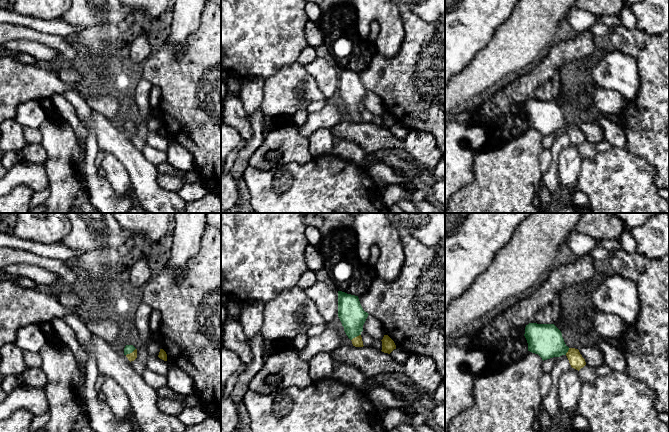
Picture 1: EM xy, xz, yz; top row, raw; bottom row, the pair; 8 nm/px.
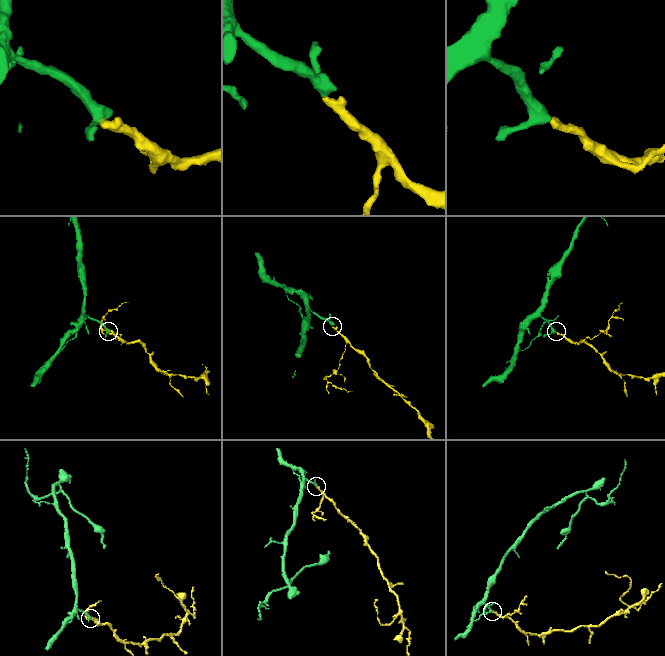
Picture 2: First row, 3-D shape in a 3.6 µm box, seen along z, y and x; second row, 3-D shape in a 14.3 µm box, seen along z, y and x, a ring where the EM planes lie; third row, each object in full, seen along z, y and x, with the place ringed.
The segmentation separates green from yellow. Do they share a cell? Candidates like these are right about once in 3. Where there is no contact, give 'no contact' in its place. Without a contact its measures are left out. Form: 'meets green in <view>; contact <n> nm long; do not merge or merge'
meets green in xy; contact 100 nm long; merge

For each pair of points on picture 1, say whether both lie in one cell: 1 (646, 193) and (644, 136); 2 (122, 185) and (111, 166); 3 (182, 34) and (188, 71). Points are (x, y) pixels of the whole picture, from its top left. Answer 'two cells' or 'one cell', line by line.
1: two cells
2: one cell
3: two cells

